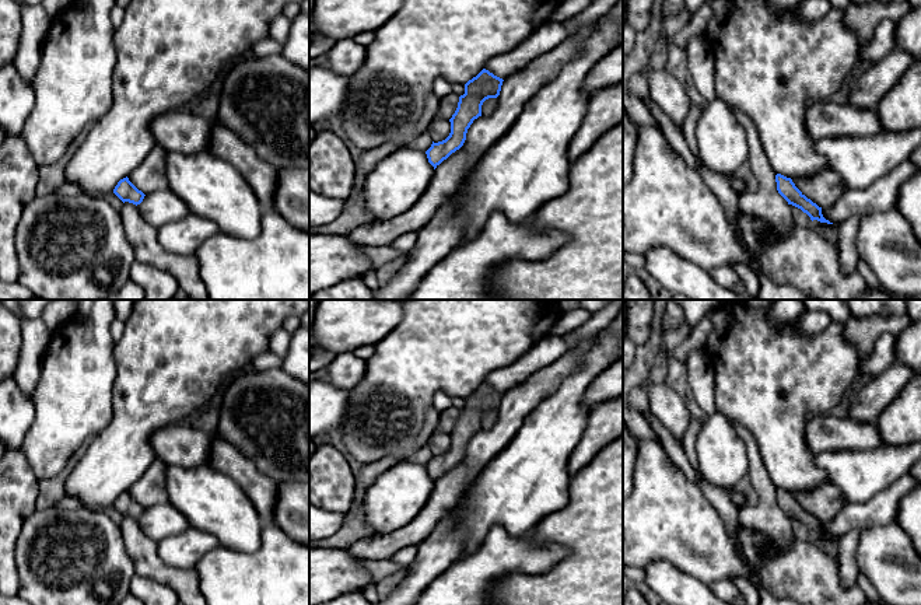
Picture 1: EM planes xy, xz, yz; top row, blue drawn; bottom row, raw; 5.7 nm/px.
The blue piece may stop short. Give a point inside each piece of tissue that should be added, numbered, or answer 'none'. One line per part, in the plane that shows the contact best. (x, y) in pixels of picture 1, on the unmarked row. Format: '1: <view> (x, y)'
none

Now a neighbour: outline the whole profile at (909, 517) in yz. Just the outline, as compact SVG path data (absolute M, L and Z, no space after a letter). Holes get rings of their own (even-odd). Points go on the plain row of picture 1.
M921 485L900 501L896 522L910 536L913 548L921 557Z

